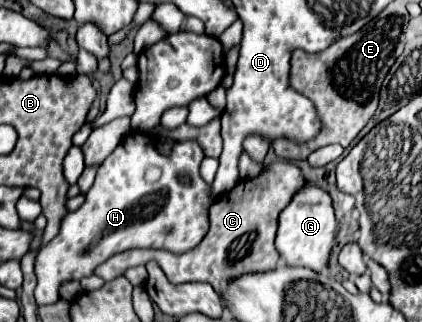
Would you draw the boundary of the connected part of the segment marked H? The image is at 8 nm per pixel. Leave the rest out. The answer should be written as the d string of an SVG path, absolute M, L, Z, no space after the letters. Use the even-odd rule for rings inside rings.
M137 131L127 135L101 163L85 203L65 215L59 235L39 251L35 261L37 303L55 303L63 283L93 275L97 265L117 253L129 249L167 249L179 255L195 249L209 231L209 207L216 200L210 195L210 185L199 175L201 159L201 147L191 141L179 141L165 157L157 153L151 137ZM153 169L161 171L159 179L147 177ZM181 171L187 171L191 185L179 183Z

